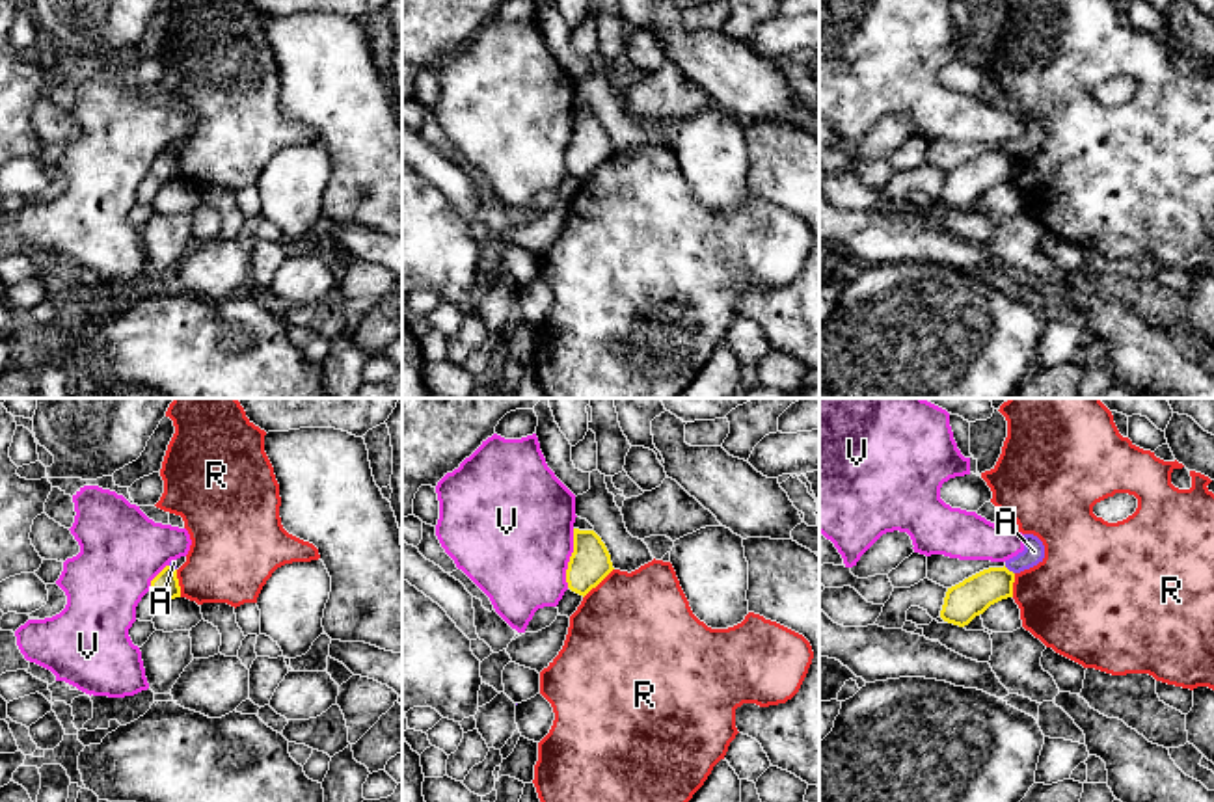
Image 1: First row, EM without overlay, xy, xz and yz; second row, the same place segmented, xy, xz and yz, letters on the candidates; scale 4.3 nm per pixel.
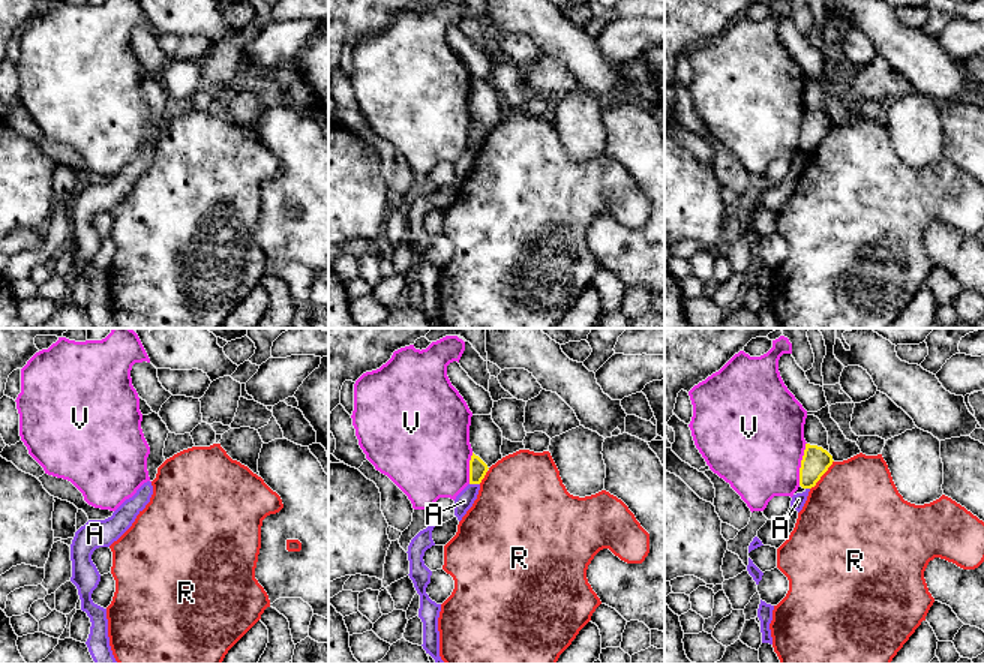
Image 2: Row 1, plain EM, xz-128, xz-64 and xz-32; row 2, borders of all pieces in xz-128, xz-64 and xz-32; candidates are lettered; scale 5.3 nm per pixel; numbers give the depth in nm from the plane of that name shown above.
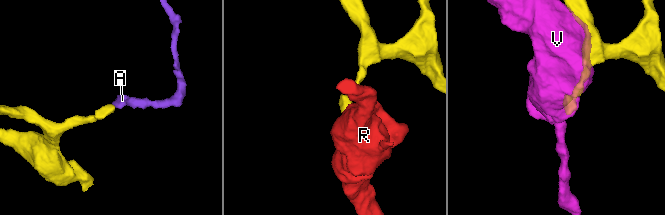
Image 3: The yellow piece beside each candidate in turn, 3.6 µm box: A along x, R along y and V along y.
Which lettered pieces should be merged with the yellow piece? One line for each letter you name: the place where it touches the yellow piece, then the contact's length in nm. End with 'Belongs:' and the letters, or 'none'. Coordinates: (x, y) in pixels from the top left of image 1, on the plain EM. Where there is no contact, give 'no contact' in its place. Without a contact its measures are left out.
Belongs: none

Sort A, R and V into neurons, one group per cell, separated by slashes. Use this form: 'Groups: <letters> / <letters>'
Groups: A / R / V

